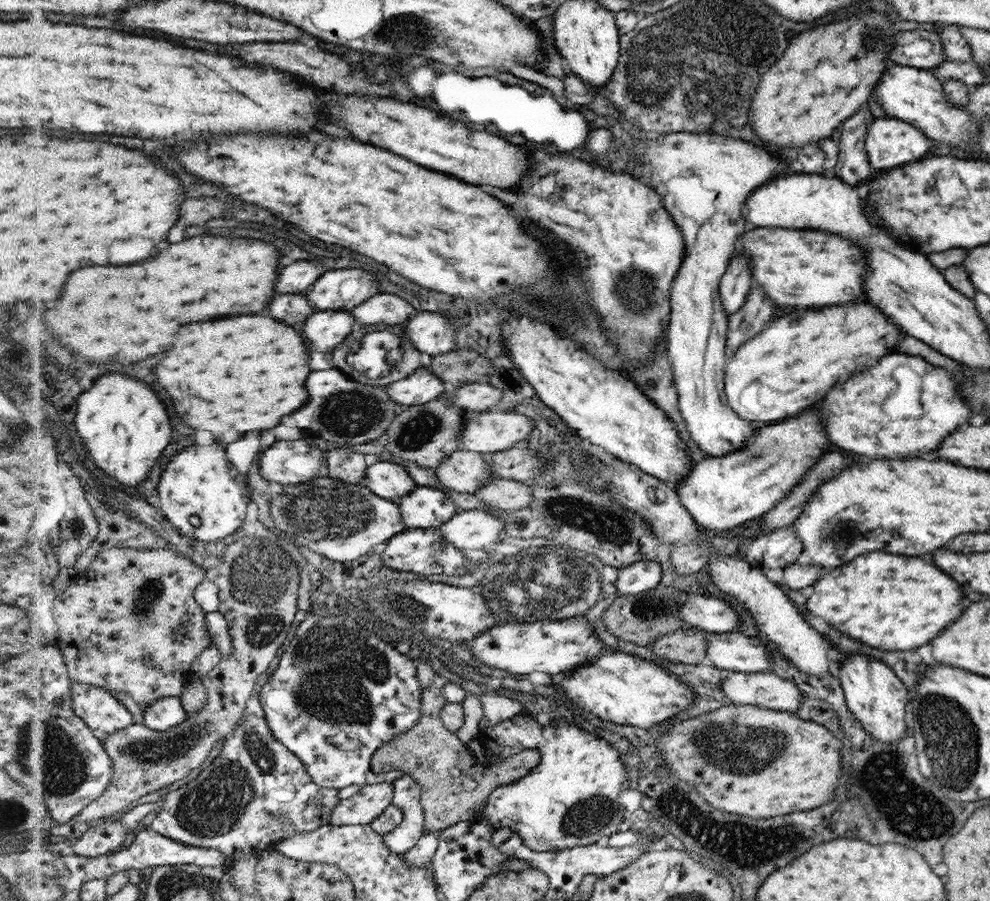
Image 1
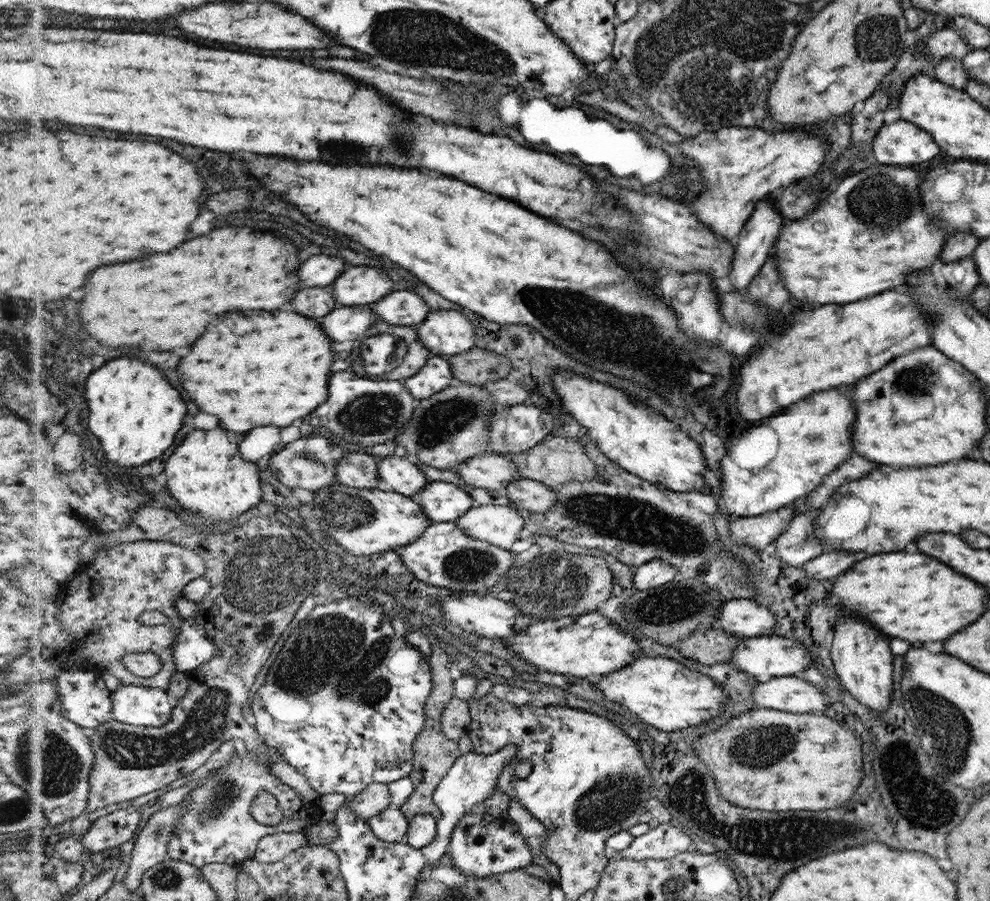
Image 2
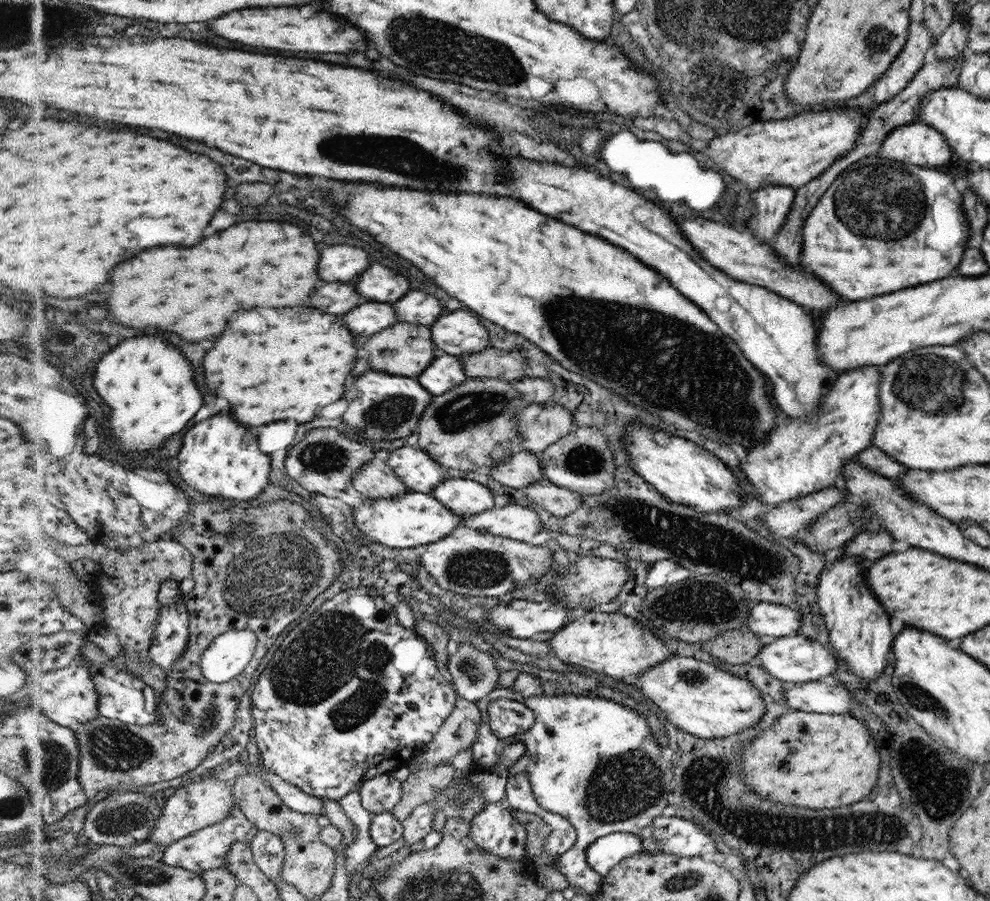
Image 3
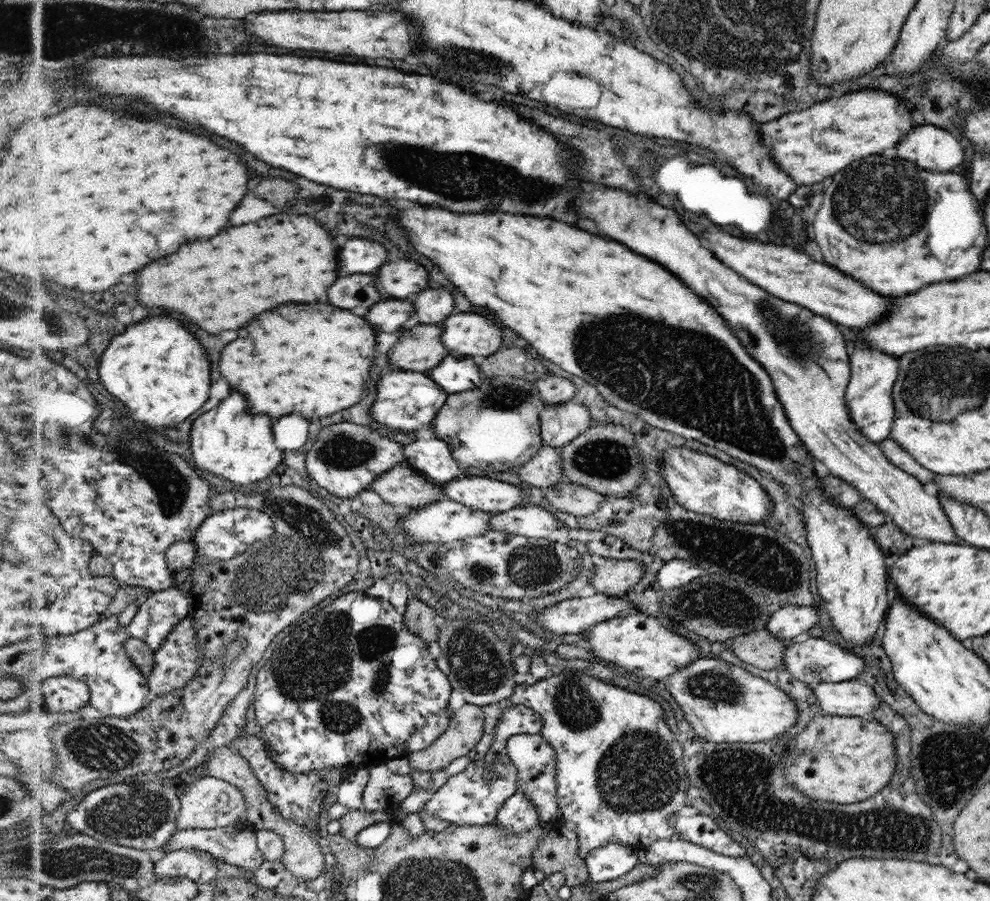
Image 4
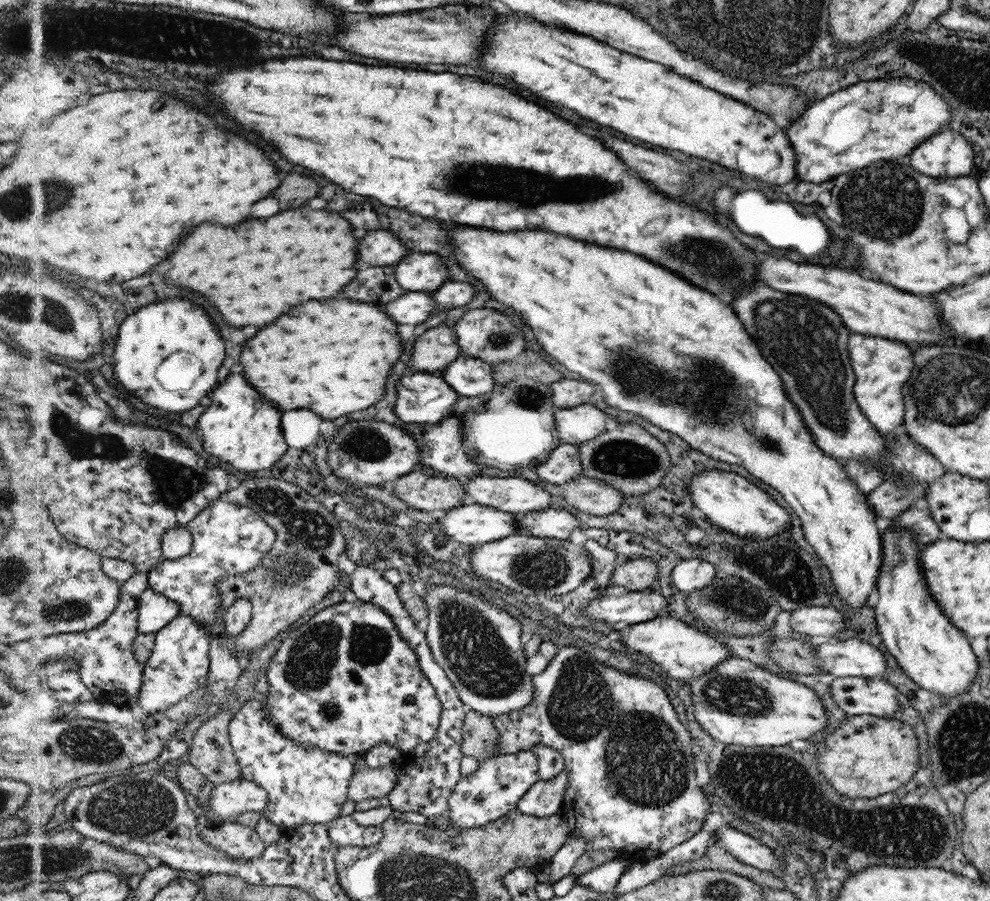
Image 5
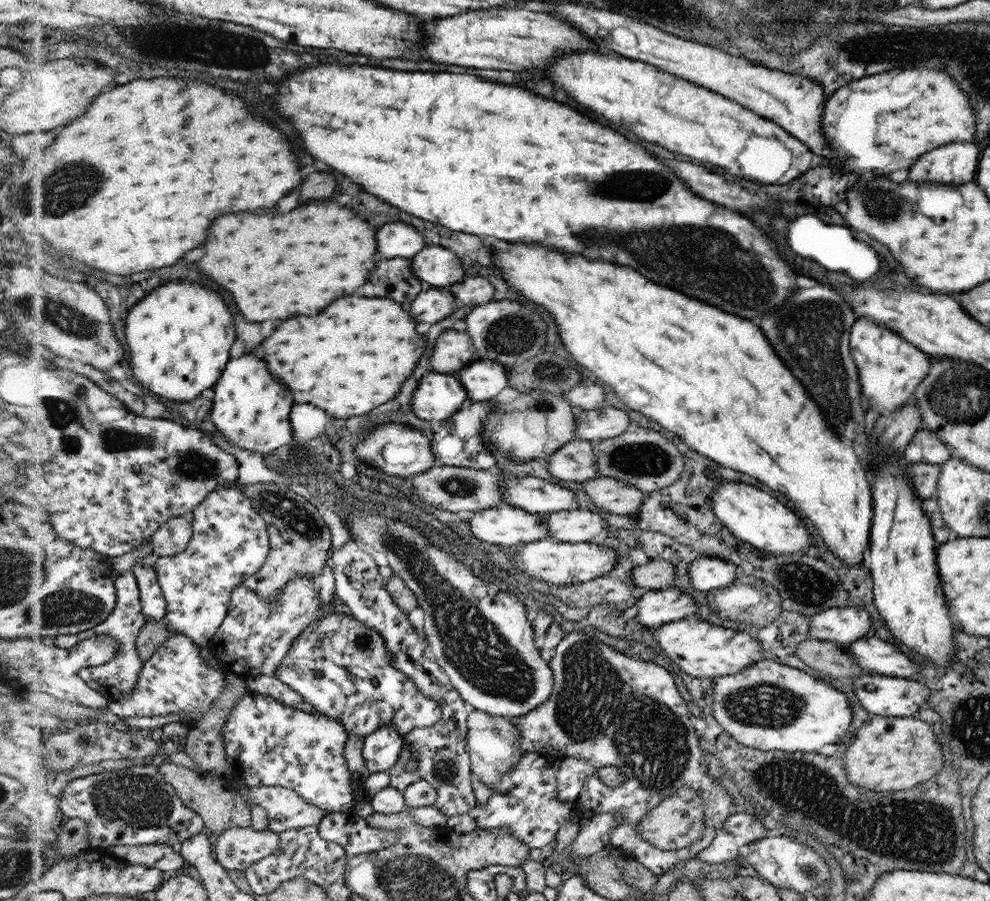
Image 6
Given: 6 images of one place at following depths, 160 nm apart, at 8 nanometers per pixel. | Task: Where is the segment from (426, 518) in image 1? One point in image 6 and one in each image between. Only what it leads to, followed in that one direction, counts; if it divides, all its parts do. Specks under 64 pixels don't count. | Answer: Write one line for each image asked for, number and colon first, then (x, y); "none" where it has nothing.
2: (442, 502)
3: (464, 497)
4: (484, 494)
5: (512, 495)
6: (540, 497)

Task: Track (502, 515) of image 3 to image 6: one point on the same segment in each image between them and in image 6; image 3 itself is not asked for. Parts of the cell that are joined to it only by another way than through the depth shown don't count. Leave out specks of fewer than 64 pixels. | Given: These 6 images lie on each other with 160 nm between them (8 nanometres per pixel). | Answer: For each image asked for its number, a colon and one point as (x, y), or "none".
4: (531, 522)
5: (550, 523)
6: (575, 525)

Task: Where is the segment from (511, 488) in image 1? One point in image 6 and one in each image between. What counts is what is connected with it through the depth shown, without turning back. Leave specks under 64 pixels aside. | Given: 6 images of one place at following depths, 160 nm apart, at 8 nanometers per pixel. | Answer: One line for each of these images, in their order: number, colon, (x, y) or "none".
2: (534, 496)
3: (560, 502)
4: (573, 499)
5: (593, 497)
6: (617, 497)

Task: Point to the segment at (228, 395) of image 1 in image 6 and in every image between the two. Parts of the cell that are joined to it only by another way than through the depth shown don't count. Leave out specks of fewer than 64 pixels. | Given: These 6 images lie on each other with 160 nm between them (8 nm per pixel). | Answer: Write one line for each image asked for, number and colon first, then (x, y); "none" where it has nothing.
2: (261, 368)
3: (260, 348)
4: (276, 362)
5: (328, 356)
6: (349, 359)

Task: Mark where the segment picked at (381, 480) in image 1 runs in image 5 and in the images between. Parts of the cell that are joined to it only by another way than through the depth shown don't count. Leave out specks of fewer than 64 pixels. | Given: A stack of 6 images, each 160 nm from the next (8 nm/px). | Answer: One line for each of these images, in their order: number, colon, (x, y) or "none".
2: (402, 475)
3: (418, 471)
4: (432, 458)
5: (442, 448)

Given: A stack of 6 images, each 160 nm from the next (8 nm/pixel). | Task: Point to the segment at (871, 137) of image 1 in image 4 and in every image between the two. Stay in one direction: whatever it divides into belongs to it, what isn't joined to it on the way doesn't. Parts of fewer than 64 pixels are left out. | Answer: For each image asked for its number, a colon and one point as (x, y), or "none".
2: (901, 143)
3: (917, 143)
4: (930, 147)

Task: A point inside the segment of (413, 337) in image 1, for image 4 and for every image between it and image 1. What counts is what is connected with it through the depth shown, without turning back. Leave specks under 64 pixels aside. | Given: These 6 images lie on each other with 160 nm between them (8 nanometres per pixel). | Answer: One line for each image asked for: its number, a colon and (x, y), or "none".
2: (447, 332)
3: (458, 333)
4: (474, 335)

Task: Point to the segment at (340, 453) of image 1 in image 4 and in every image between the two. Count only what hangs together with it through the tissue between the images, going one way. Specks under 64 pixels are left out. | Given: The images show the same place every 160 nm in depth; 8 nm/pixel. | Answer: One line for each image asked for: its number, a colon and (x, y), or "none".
2: (359, 470)
3: (376, 480)
4: (400, 485)

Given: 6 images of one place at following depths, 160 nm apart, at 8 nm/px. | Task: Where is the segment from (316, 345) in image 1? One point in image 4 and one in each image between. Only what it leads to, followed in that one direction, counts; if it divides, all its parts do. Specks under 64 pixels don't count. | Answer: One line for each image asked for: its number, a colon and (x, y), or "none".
2: (344, 323)
3: (369, 318)
4: (387, 315)

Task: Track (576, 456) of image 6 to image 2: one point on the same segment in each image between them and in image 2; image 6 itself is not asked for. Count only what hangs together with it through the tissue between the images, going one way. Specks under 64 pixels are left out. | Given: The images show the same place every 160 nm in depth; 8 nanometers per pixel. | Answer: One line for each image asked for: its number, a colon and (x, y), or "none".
2: (490, 471)
3: (521, 470)
4: (544, 470)
5: (563, 465)

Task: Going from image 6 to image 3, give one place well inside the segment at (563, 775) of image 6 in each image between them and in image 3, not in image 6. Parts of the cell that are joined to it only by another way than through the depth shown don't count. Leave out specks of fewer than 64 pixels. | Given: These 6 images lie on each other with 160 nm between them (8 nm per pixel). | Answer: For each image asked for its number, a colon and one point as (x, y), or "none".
3: (496, 829)
4: (518, 813)
5: (543, 799)

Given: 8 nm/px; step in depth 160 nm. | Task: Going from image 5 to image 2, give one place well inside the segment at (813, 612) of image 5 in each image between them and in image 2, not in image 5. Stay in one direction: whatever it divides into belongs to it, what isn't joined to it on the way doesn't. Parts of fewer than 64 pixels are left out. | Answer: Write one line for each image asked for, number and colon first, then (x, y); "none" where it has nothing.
2: (743, 618)
3: (768, 620)
4: (788, 621)

